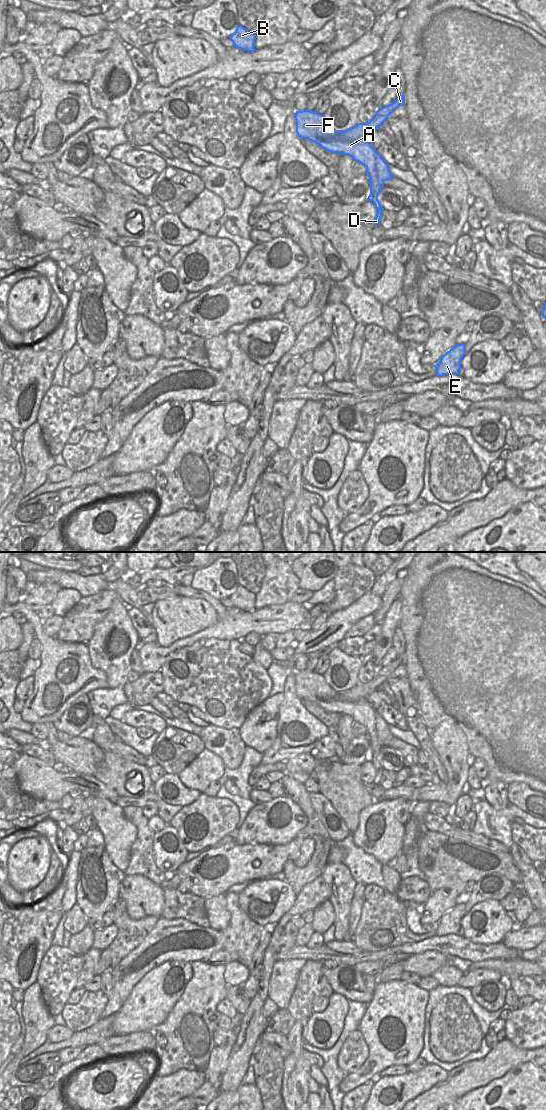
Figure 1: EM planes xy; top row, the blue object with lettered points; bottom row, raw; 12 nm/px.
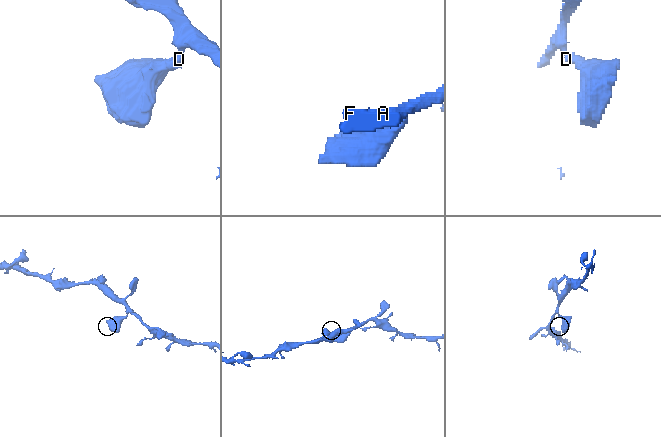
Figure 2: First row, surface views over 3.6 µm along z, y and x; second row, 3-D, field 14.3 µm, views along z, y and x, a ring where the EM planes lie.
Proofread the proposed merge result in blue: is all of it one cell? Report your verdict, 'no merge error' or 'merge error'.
no merge error

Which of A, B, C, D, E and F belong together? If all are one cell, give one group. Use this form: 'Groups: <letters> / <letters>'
Groups: A B C D E F.

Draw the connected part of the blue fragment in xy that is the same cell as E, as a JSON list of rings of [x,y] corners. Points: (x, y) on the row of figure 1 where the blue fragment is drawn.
[[[457,344],[449,351],[447,351],[434,365],[436,368],[436,376],[441,377],[448,374],[460,374],[461,360],[465,355],[465,344]]]

